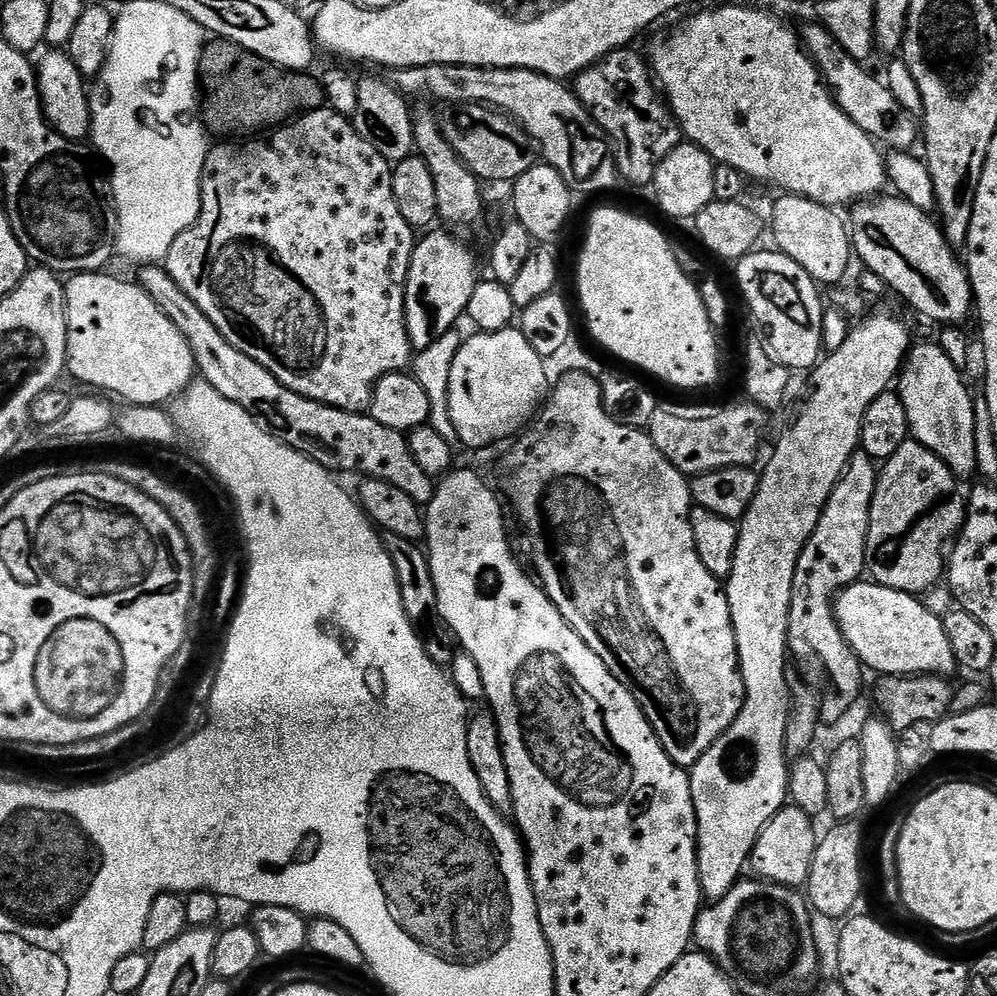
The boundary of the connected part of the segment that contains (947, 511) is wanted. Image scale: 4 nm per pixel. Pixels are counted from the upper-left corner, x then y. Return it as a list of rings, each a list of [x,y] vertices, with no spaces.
[[[913,438],[904,441],[898,454],[883,461],[876,478],[876,495],[870,506],[864,559],[867,575],[875,583],[919,597],[945,579],[946,549],[960,535],[966,515],[966,496],[963,491],[960,493],[960,486],[961,481],[951,472],[950,466]]]

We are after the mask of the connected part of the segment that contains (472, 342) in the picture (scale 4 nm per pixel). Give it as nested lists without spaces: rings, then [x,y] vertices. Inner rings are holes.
[[[513,326],[497,332],[477,331],[468,336],[454,357],[450,371],[449,418],[457,428],[457,438],[468,448],[488,448],[499,440],[511,441],[533,423],[550,392],[545,357],[538,355],[534,346],[526,342],[519,327]]]

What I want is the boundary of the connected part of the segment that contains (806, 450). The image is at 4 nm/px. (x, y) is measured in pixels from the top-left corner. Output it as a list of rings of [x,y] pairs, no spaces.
[[[876,312],[873,316],[867,316],[865,315],[859,321],[861,324],[857,328],[855,325],[849,331],[846,342],[842,342],[839,350],[827,353],[821,359],[820,363],[811,369],[812,393],[809,394],[808,401],[801,406],[800,413],[796,416],[796,421],[788,428],[788,433],[777,442],[776,449],[773,450],[772,457],[769,458],[764,472],[761,471],[759,473],[760,485],[754,494],[754,502],[750,502],[746,514],[738,522],[738,542],[734,550],[734,566],[732,567],[732,573],[726,581],[726,591],[728,593],[730,614],[732,615],[732,625],[734,626],[734,638],[738,646],[740,673],[742,674],[742,682],[744,683],[744,701],[742,702],[742,710],[738,710],[738,718],[734,718],[732,725],[713,742],[710,750],[706,750],[706,754],[702,754],[700,761],[692,765],[690,769],[692,797],[694,798],[694,810],[696,811],[696,865],[698,866],[698,882],[700,883],[701,897],[708,902],[721,900],[722,898],[726,898],[726,894],[730,894],[730,890],[745,875],[746,869],[749,867],[752,859],[752,851],[762,834],[762,830],[780,813],[781,808],[785,807],[790,800],[788,795],[790,757],[784,751],[784,743],[786,742],[786,722],[790,718],[790,710],[792,709],[792,690],[790,687],[790,675],[788,676],[788,668],[790,672],[788,623],[790,622],[790,602],[792,601],[792,591],[794,590],[794,570],[798,566],[798,558],[802,554],[802,550],[806,546],[810,534],[814,534],[814,530],[818,526],[818,518],[822,514],[822,510],[826,506],[826,502],[830,498],[834,486],[840,481],[841,474],[848,469],[848,464],[861,447],[866,410],[872,405],[874,398],[878,398],[883,392],[889,391],[893,387],[894,381],[901,375],[901,369],[905,365],[905,360],[908,357],[910,349],[908,328],[898,317],[891,316],[888,312]]]

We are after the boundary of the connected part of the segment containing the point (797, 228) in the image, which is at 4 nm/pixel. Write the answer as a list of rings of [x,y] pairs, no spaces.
[[[781,195],[781,200],[772,208],[772,236],[776,239],[775,247],[784,252],[817,285],[836,284],[848,272],[852,260],[854,264],[854,249],[849,225],[839,215],[837,209],[826,204],[819,204],[805,196]]]

